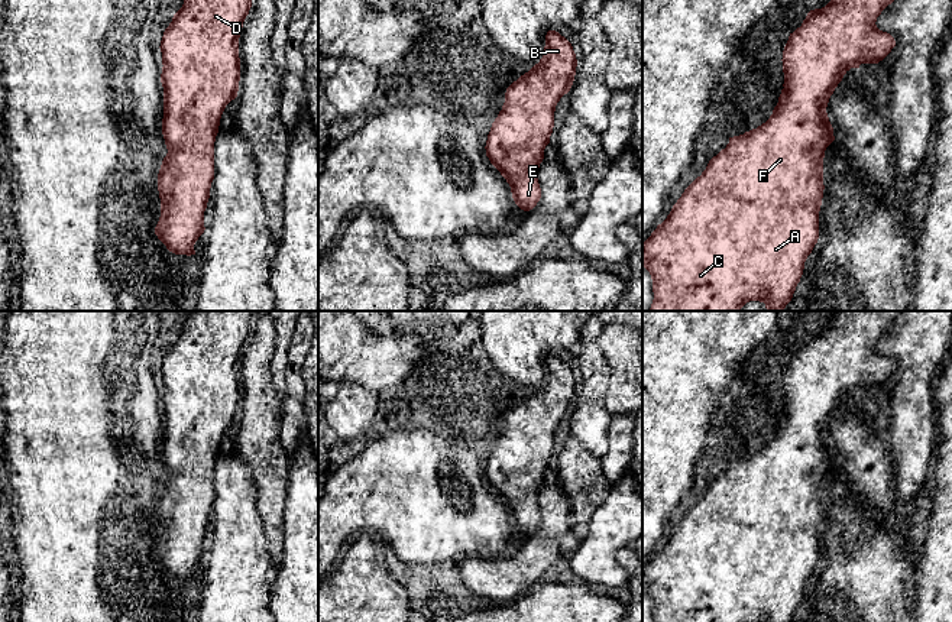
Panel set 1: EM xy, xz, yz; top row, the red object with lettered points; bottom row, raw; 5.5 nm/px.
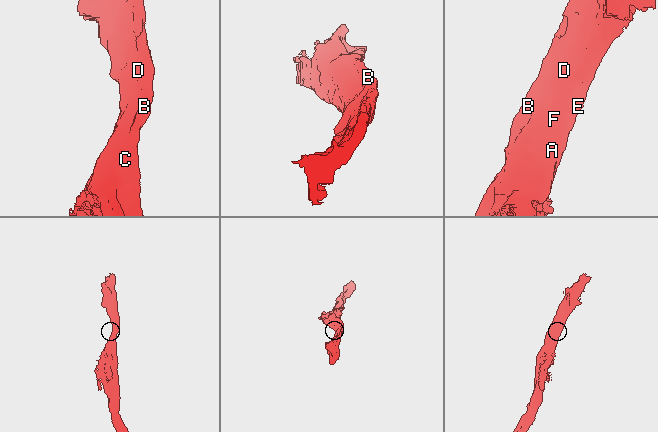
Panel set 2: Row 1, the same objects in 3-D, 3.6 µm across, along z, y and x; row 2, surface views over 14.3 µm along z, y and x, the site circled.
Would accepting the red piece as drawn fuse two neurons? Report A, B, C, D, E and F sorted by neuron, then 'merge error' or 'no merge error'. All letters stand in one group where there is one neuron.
A B C D E F; no merge error

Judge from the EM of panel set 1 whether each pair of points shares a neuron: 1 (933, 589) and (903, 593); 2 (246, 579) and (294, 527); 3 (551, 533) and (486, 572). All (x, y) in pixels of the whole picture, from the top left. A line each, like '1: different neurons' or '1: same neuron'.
1: different neurons
2: different neurons
3: same neuron

